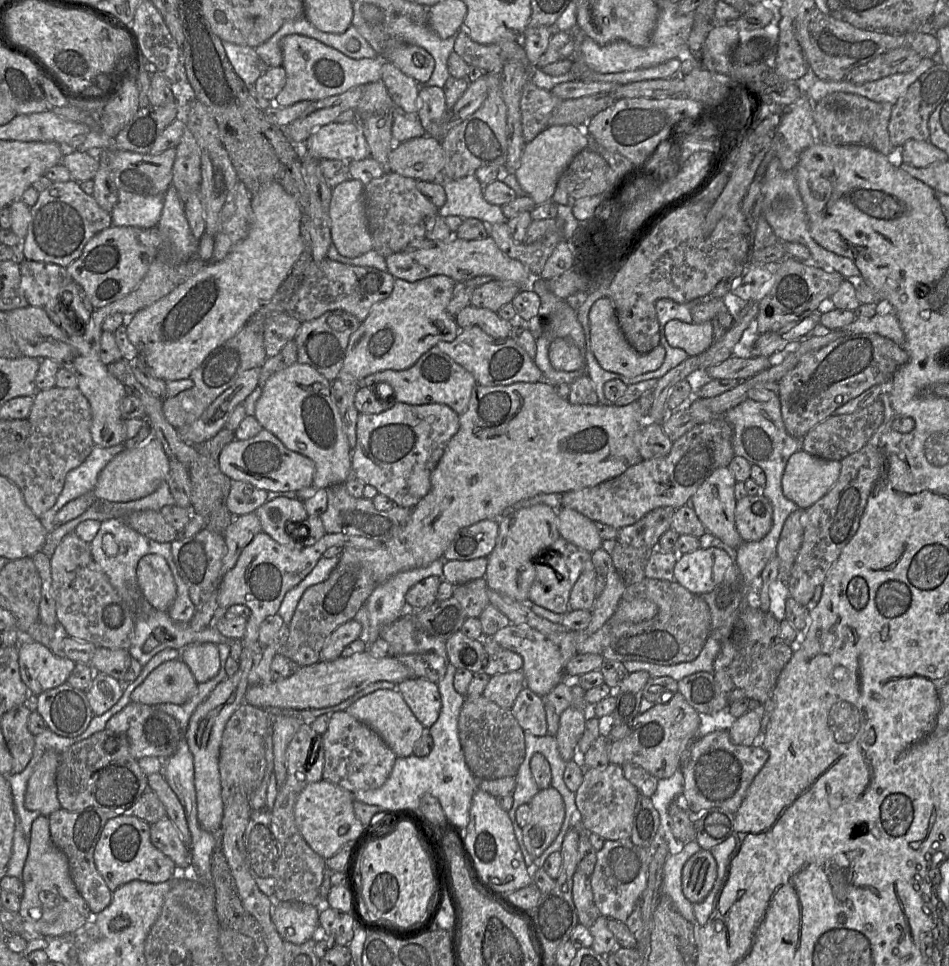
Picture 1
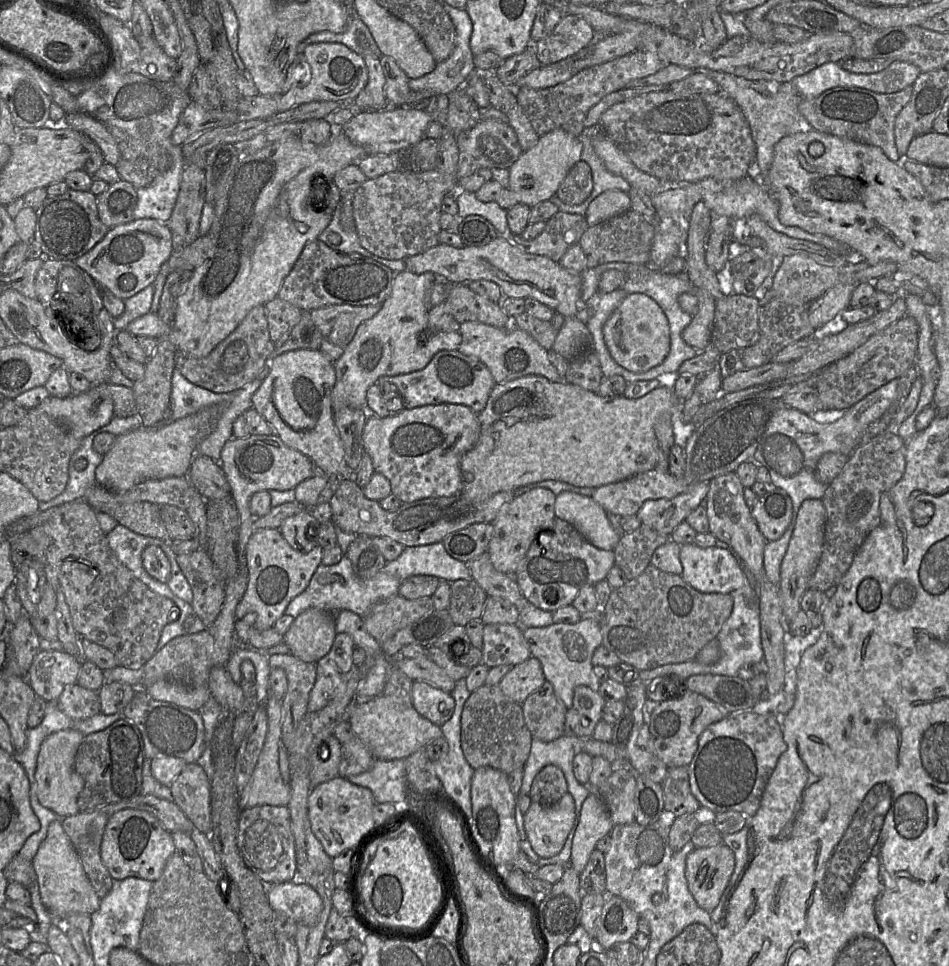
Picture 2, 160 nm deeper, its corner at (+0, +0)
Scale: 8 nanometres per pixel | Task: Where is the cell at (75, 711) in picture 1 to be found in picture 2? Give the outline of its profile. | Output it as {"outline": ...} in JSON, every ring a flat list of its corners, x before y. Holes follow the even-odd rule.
{"outline":[[67,685,56,700,60,711,73,720,83,720,100,713,98,691,79,685]]}

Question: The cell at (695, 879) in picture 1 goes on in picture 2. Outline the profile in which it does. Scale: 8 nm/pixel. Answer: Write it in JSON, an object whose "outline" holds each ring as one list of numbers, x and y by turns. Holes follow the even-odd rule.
{"outline":[[725,844,696,848,686,859,686,880,696,903,710,913,726,890,735,869,735,855]]}

